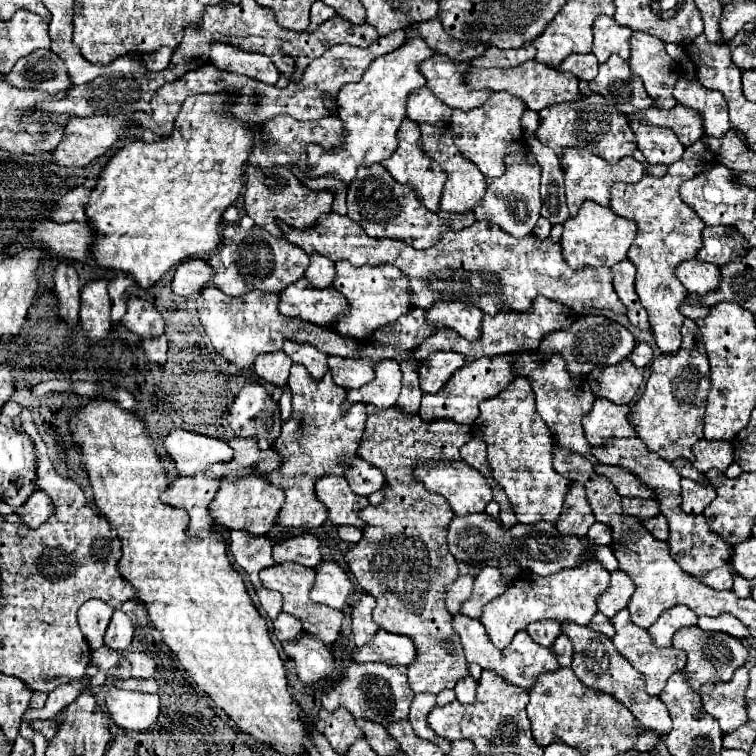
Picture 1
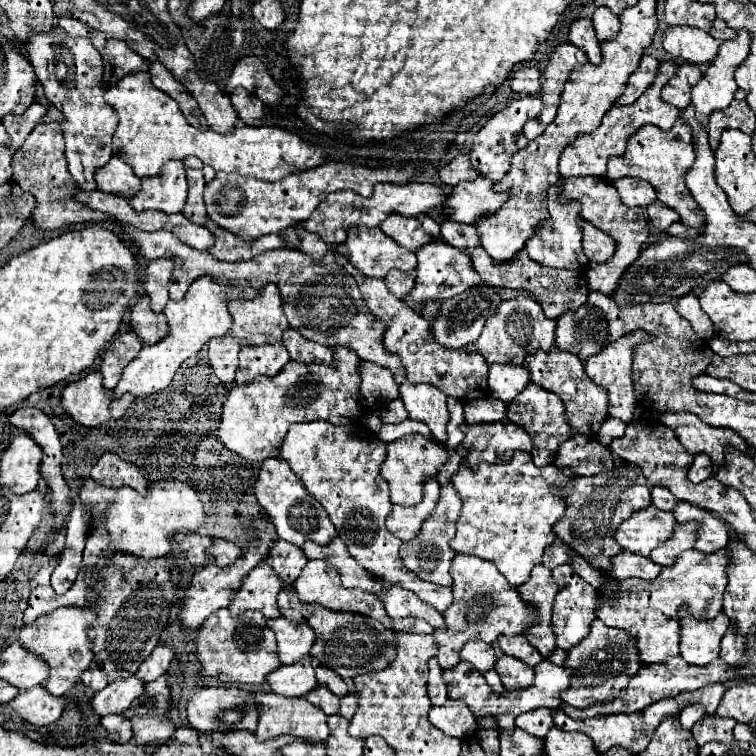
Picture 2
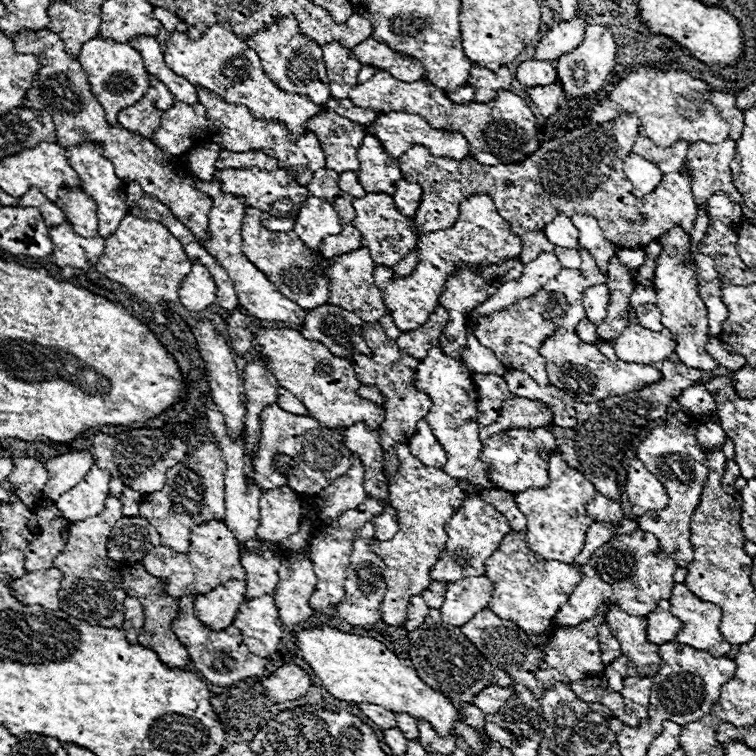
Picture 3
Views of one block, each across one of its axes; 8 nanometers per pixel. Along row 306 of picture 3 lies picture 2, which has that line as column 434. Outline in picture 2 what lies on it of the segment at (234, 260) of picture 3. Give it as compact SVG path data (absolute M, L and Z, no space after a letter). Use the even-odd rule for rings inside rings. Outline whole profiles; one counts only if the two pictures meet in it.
M430 242L424 248L416 250L418 256L418 278L416 278L416 286L410 290L410 294L402 300L408 308L422 312L424 304L428 300L446 300L452 298L460 292L464 292L466 288L472 288L478 284L480 276L476 276L476 270L472 268L472 260L468 260L466 252L458 252L458 248L452 248L444 242Z

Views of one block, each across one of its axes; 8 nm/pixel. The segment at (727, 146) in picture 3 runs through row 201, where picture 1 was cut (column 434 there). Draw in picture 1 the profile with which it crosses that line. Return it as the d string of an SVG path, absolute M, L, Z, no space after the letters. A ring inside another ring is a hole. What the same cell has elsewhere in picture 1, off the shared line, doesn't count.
M416 694L414 702L412 702L412 708L410 708L410 718L408 720L410 720L410 724L412 724L412 728L418 736L434 742L436 746L440 746L448 754L448 750L452 748L452 742L446 740L446 738L436 736L436 732L428 726L428 720L426 720L434 706L436 706L436 696L434 694Z

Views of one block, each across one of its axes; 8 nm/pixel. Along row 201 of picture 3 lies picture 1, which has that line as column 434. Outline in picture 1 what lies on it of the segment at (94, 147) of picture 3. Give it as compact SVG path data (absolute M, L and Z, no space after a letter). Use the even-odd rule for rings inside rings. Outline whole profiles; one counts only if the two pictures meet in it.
M424 86L408 96L406 116L420 124L426 122L432 126L448 126L452 108L448 108L442 100L434 96L434 92L428 86Z

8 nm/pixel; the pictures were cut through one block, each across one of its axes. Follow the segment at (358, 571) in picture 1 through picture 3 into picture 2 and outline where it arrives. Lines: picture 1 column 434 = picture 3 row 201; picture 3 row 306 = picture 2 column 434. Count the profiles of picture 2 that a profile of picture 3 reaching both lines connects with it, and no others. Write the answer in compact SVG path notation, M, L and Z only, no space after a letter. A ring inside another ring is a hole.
M448 700L444 706L432 706L430 722L454 738L466 738L478 730L478 722L472 712L468 712L468 708L456 700Z

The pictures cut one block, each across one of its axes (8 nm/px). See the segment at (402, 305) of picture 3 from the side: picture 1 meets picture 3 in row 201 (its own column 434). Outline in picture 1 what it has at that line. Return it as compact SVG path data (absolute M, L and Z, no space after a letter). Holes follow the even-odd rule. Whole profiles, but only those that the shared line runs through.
M432 462L416 466L416 480L424 482L430 492L442 494L456 516L484 512L486 504L492 500L492 488L488 486L488 478L476 474L476 468L470 468L466 462Z

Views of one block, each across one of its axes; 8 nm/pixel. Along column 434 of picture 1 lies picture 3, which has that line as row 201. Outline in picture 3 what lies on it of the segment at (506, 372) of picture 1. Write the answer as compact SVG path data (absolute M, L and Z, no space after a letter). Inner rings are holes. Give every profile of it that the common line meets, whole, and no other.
M402 180L400 188L394 194L394 202L396 202L396 208L400 210L400 214L404 214L406 218L414 218L418 206L420 206L420 200L422 200L422 188L416 182Z

